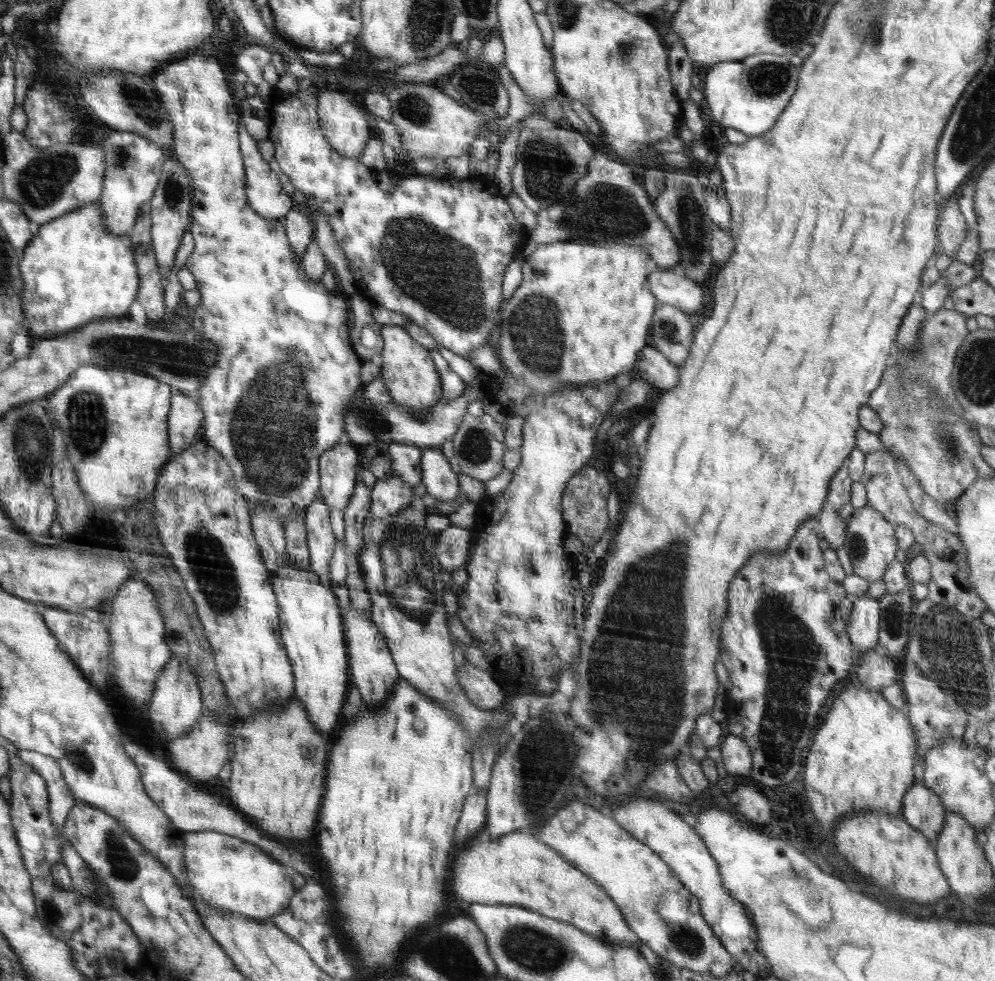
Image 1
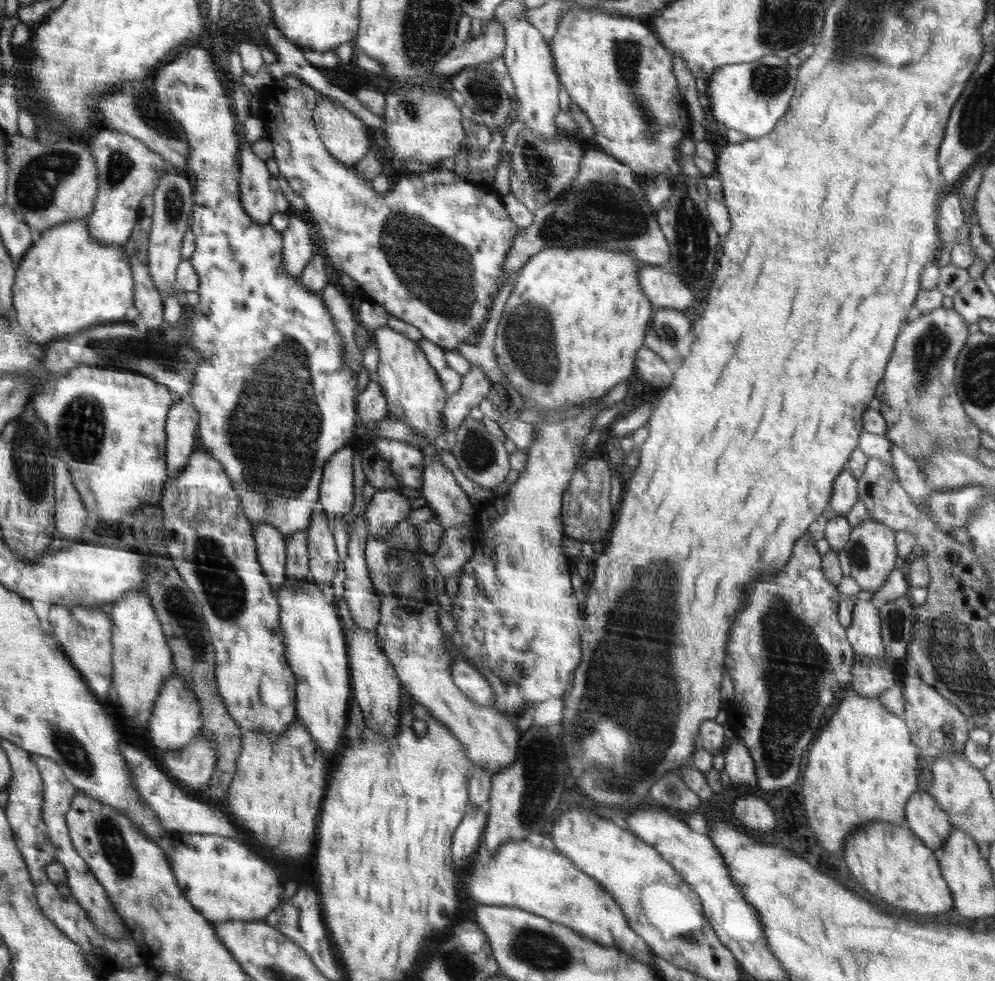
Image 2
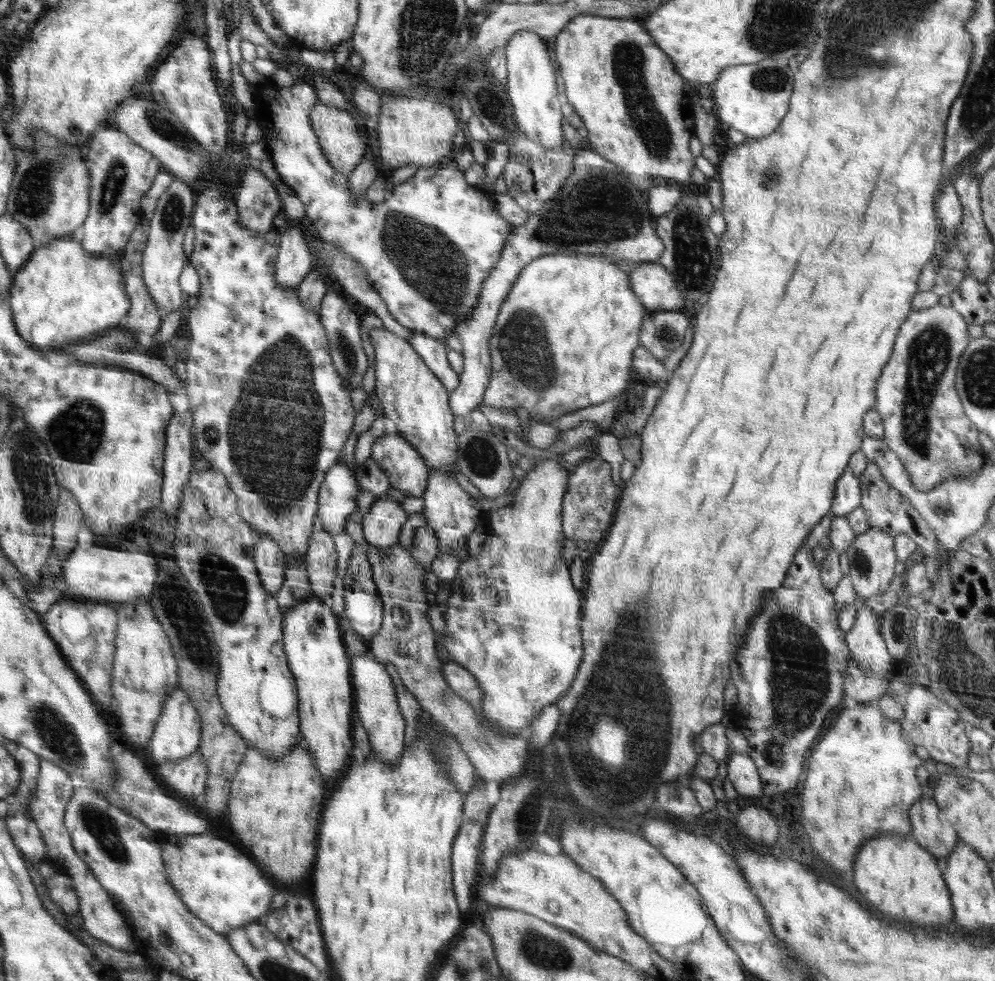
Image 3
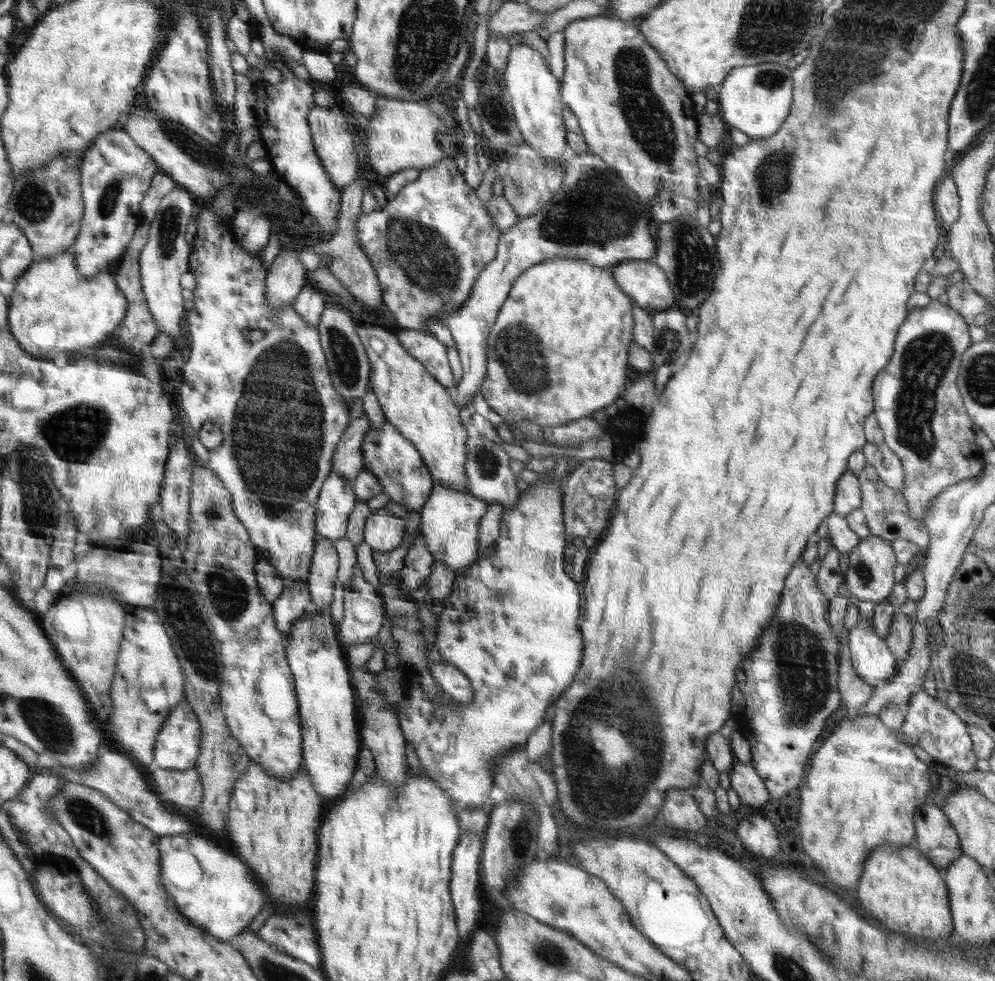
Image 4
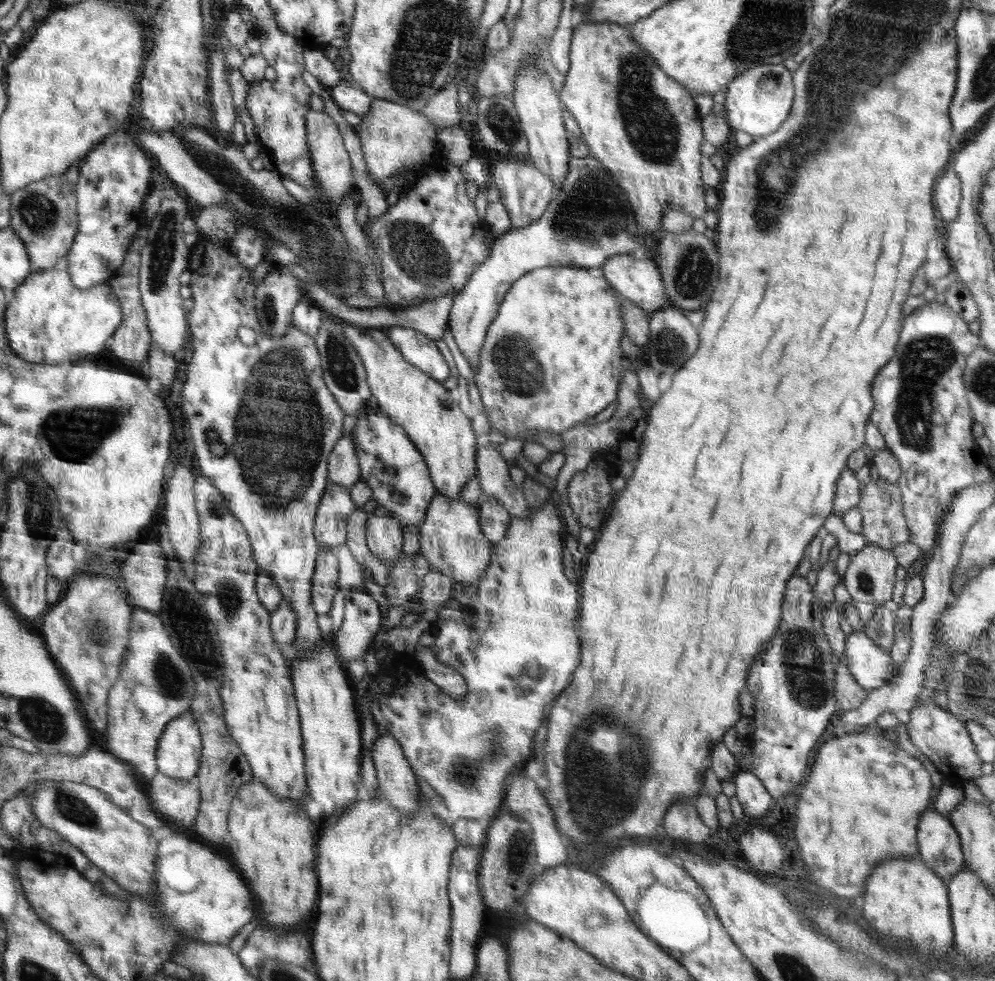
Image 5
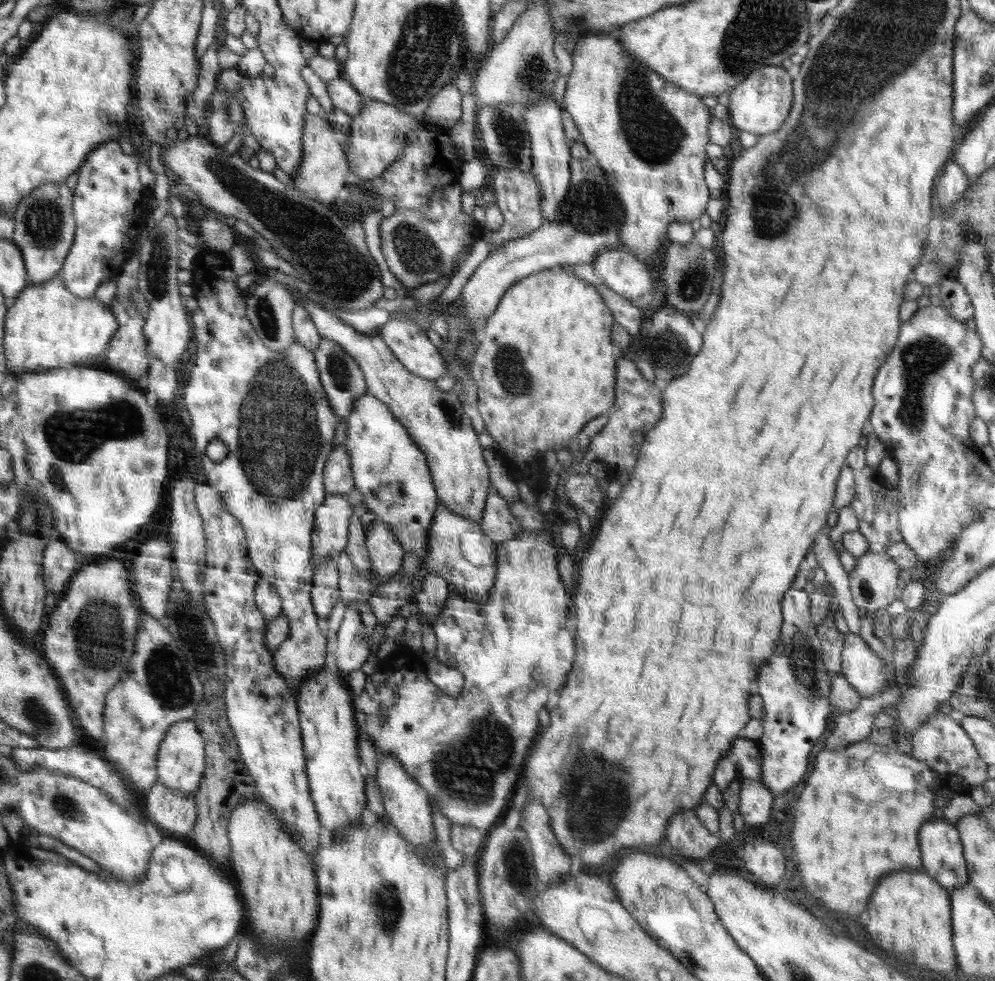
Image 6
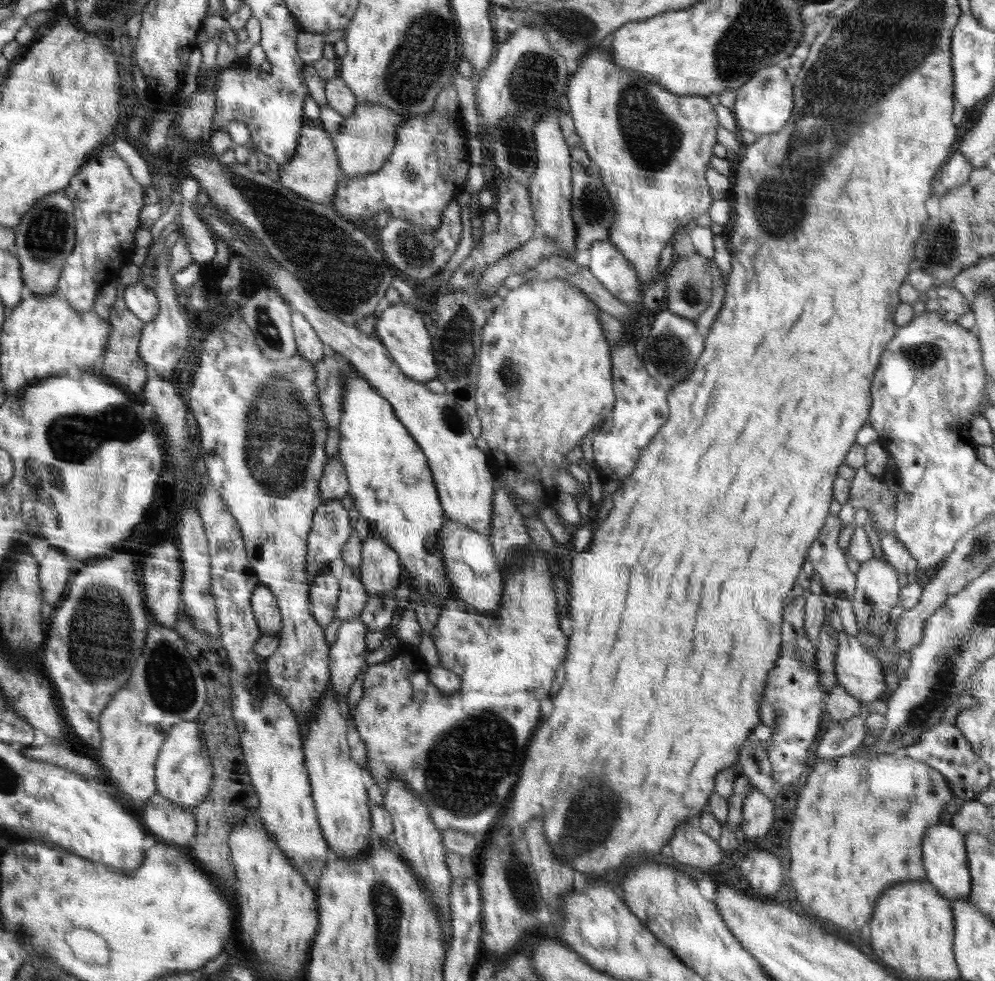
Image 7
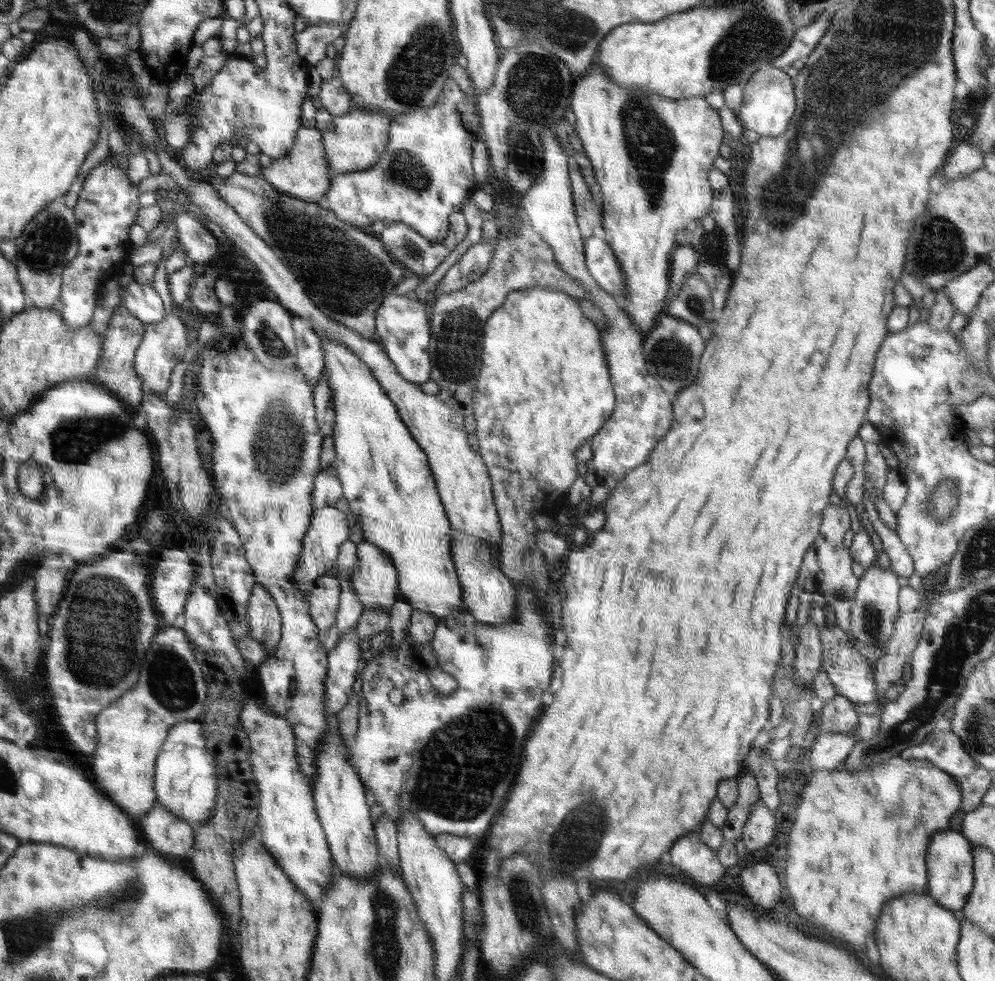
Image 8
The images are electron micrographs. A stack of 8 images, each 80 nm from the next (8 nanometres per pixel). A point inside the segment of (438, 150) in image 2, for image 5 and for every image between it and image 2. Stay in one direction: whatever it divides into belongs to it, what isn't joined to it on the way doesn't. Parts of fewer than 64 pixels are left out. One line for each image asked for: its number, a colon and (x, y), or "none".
3: (419, 131)
4: (403, 134)
5: (393, 137)

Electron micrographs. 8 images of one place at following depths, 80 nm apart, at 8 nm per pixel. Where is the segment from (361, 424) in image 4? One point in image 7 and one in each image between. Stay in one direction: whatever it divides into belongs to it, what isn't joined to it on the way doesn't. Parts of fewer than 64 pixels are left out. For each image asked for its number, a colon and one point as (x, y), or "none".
5: (343, 469)
6: (338, 479)
7: (334, 484)

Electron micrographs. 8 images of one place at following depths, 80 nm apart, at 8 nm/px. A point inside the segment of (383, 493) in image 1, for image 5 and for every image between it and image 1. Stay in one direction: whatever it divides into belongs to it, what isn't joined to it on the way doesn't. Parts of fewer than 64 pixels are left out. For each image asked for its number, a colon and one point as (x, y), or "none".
2: (387, 507)
3: (382, 524)
4: (383, 531)
5: (384, 535)

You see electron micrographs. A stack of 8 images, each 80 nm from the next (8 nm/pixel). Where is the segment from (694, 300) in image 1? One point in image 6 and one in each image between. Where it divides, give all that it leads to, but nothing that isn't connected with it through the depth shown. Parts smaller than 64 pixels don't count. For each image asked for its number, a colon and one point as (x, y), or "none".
2: (664, 289)
3: (655, 289)
4: (646, 284)
5: (639, 281)
6: (629, 277)

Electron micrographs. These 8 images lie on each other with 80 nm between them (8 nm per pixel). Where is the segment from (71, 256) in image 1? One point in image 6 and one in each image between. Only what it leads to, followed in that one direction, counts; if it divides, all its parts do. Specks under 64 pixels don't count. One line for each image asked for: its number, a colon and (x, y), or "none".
2: (67, 280)
3: (63, 295)
4: (53, 308)
5: (50, 321)
6: (47, 328)

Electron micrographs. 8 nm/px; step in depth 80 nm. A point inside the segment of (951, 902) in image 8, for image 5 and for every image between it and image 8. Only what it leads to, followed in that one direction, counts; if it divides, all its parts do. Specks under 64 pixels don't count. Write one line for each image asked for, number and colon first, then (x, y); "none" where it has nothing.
5: (939, 844)
6: (942, 855)
7: (945, 863)

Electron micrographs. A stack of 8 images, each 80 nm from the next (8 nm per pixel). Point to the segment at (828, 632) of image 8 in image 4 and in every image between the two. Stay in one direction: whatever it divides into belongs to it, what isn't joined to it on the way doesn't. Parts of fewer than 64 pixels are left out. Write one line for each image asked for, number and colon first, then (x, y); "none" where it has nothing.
4: (871, 659)
5: (870, 666)
6: (866, 672)
7: (860, 673)

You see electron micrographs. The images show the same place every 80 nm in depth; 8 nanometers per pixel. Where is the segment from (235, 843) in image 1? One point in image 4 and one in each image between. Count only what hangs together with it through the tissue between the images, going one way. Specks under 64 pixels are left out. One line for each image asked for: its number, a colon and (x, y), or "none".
2: (226, 881)
3: (225, 889)
4: (216, 891)

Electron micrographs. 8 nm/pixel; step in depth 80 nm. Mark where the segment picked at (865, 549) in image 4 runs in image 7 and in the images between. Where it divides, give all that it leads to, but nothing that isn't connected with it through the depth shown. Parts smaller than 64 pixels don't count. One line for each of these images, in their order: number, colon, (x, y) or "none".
5: (870, 576)
6: (873, 581)
7: (877, 590)

